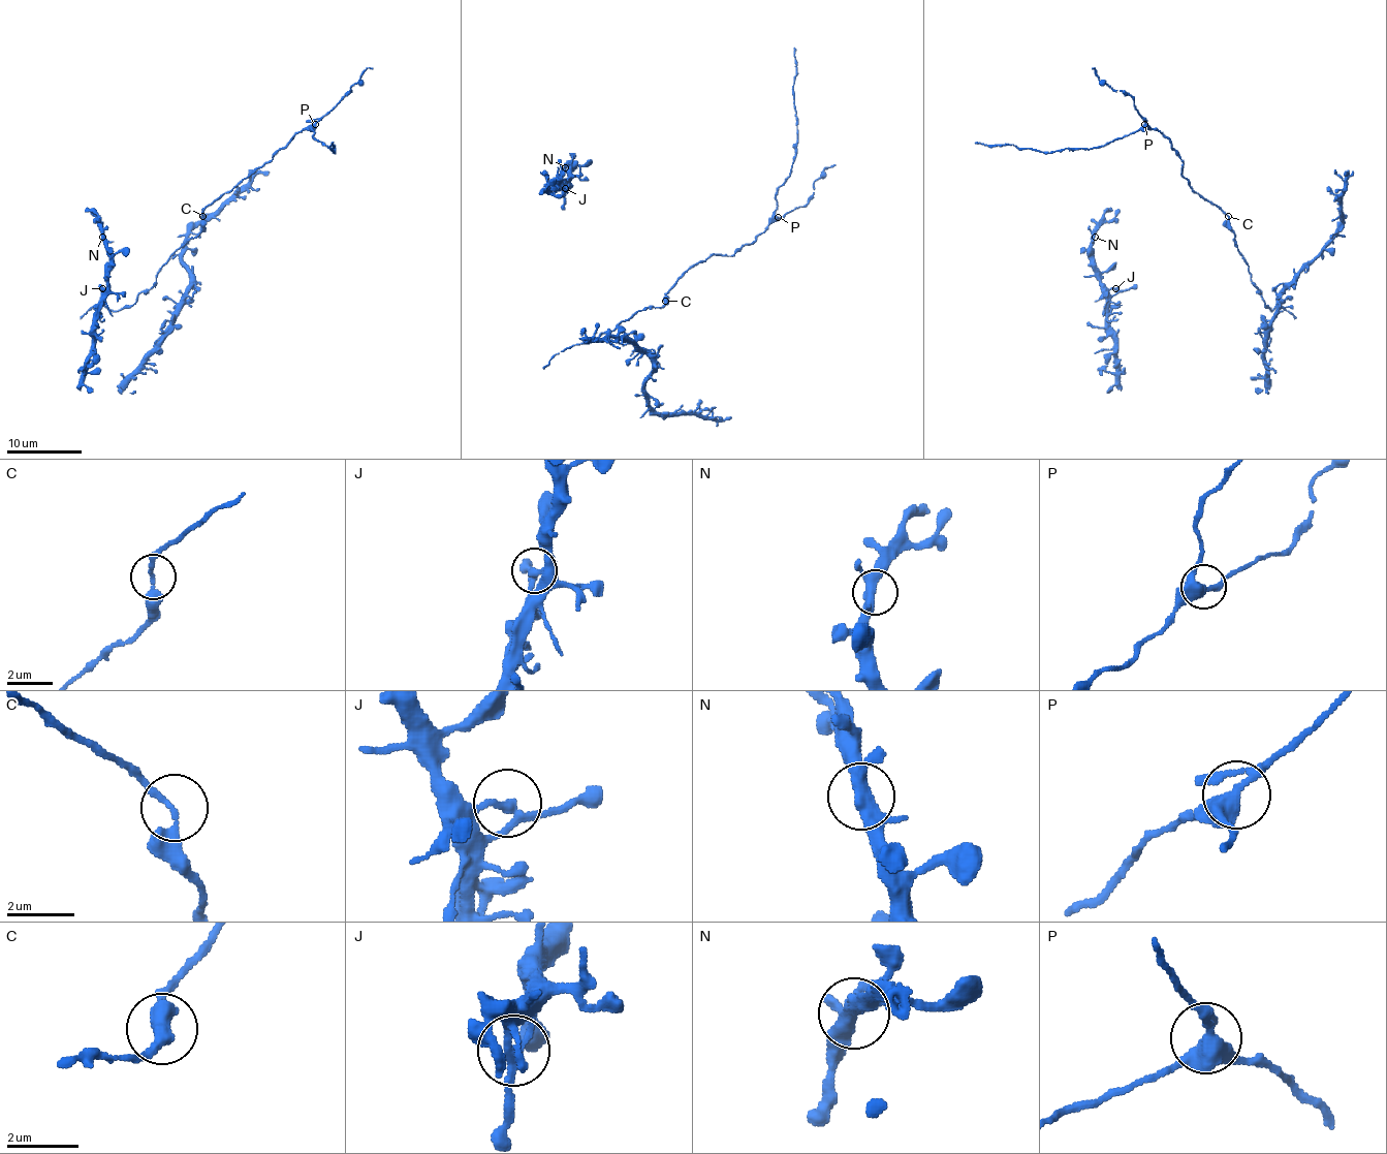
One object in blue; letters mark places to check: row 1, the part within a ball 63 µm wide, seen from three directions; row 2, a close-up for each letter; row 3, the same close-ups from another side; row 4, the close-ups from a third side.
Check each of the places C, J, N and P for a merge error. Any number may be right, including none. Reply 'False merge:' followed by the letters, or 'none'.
False merge: none

